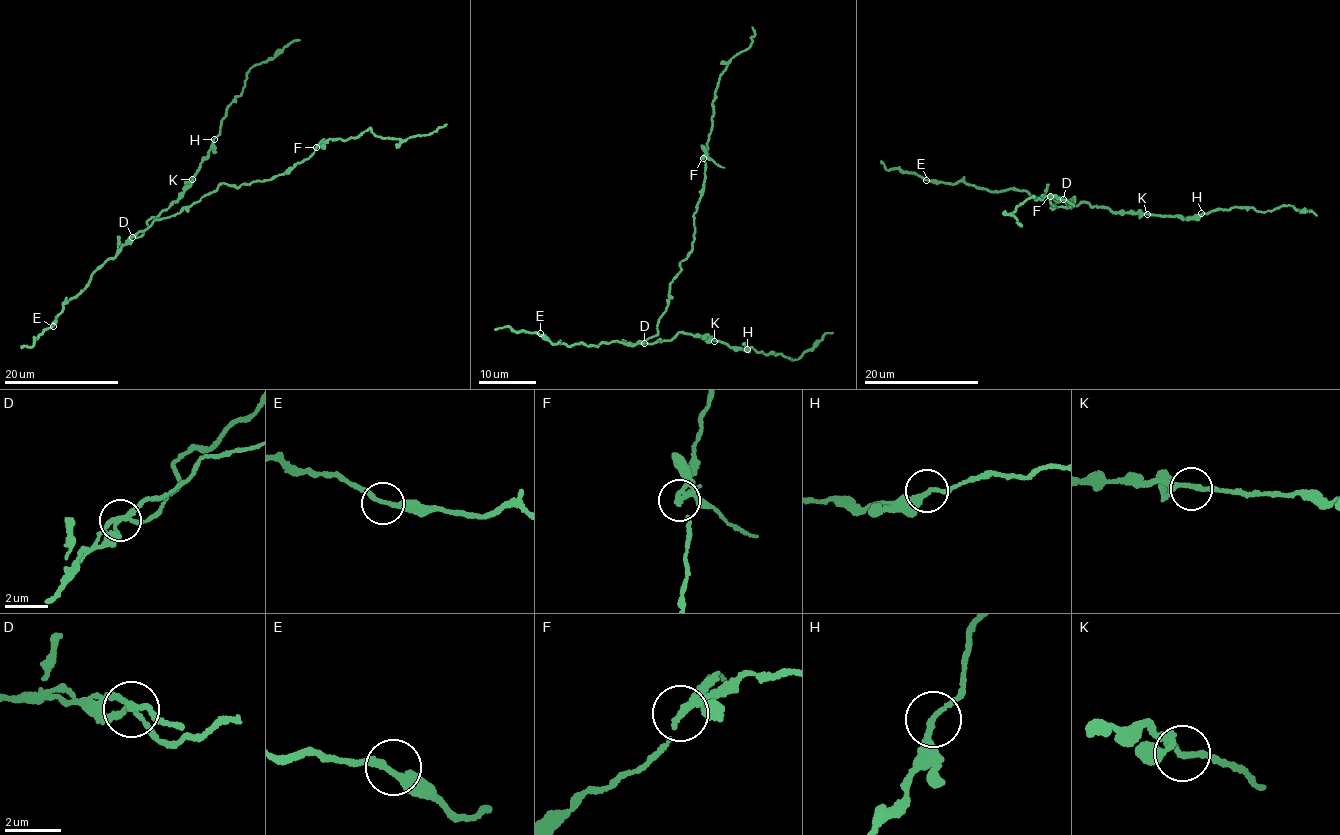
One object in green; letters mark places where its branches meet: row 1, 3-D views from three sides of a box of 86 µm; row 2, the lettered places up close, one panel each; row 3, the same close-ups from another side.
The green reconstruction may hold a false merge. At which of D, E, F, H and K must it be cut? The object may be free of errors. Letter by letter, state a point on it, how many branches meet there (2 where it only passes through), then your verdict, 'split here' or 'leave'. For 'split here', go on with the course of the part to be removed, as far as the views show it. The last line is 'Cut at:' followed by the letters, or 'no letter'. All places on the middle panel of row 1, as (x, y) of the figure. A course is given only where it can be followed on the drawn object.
D: place (644, 343); branches 3; leave
E: place (540, 333); branches 2; leave
F: place (703, 158); branches 3; split here; course (702, 157), (706, 156), (724, 168)
H: place (747, 349); branches 2; leave
K: place (714, 341); branches 3; leave
Cut at: F

